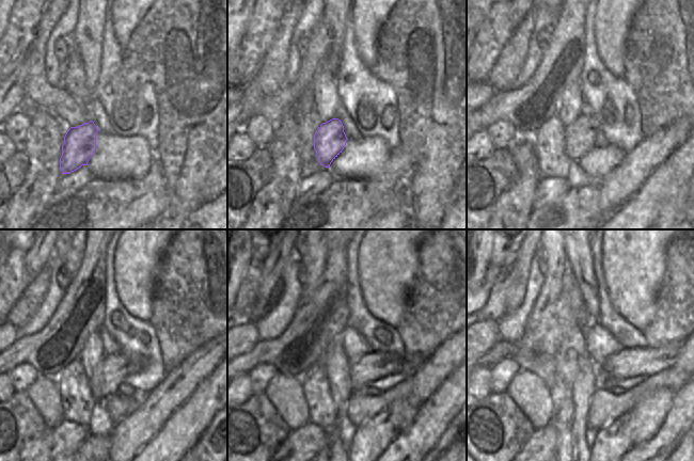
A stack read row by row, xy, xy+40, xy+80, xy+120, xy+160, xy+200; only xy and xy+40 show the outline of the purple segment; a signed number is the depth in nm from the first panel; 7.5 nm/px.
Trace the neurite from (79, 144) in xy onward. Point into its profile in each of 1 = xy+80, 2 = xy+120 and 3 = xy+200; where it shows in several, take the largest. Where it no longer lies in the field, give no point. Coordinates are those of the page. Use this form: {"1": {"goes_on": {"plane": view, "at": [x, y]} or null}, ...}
{"1": {"goes_on": {"plane": "xy+80", "at": [581, 134]}}, "2": {"goes_on": {"plane": "xy+120", "at": [110, 374]}}, "3": {"goes_on": {"plane": "xy+200", "at": [646, 361]}}}

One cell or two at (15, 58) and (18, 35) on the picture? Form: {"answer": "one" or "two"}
{"answer": "one"}

